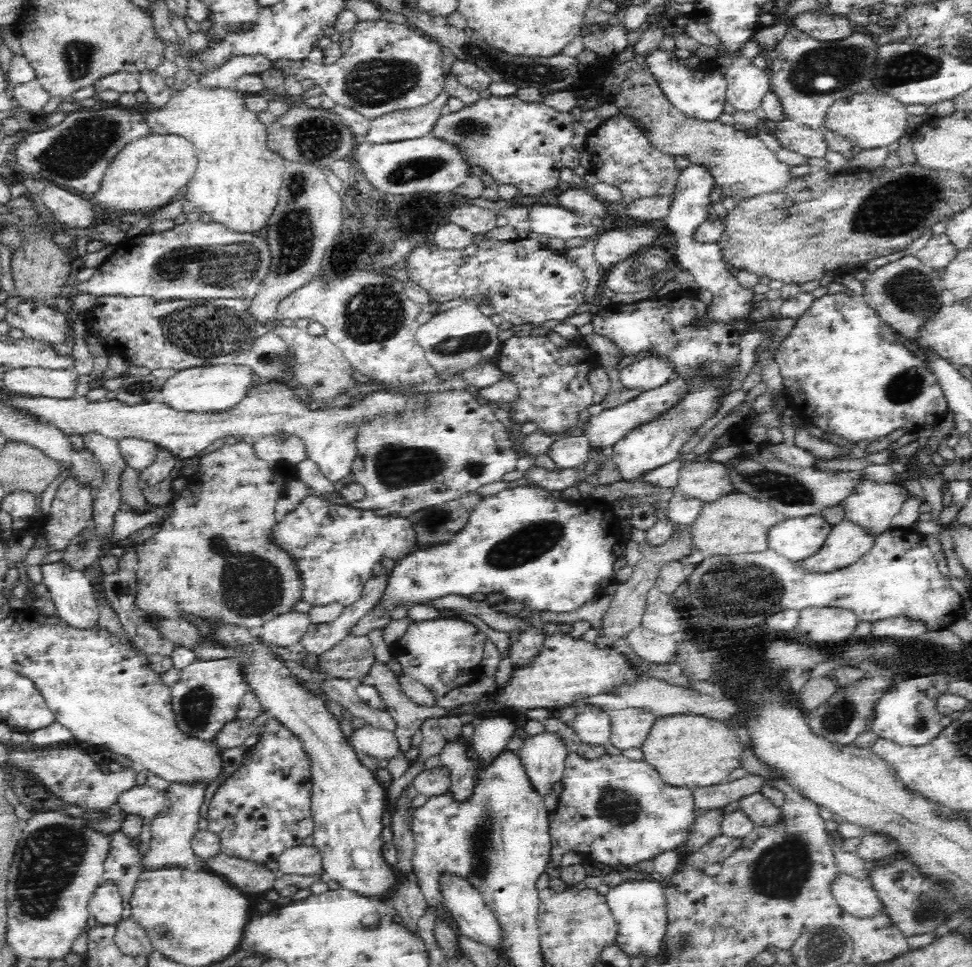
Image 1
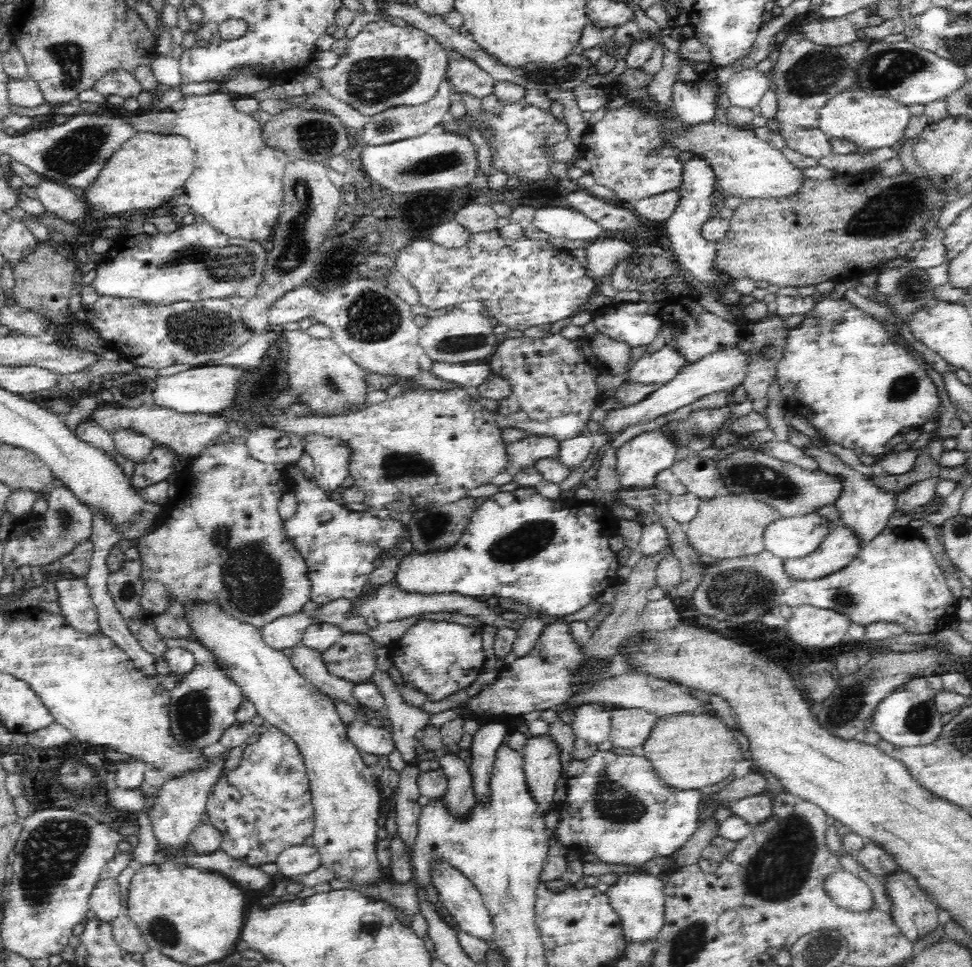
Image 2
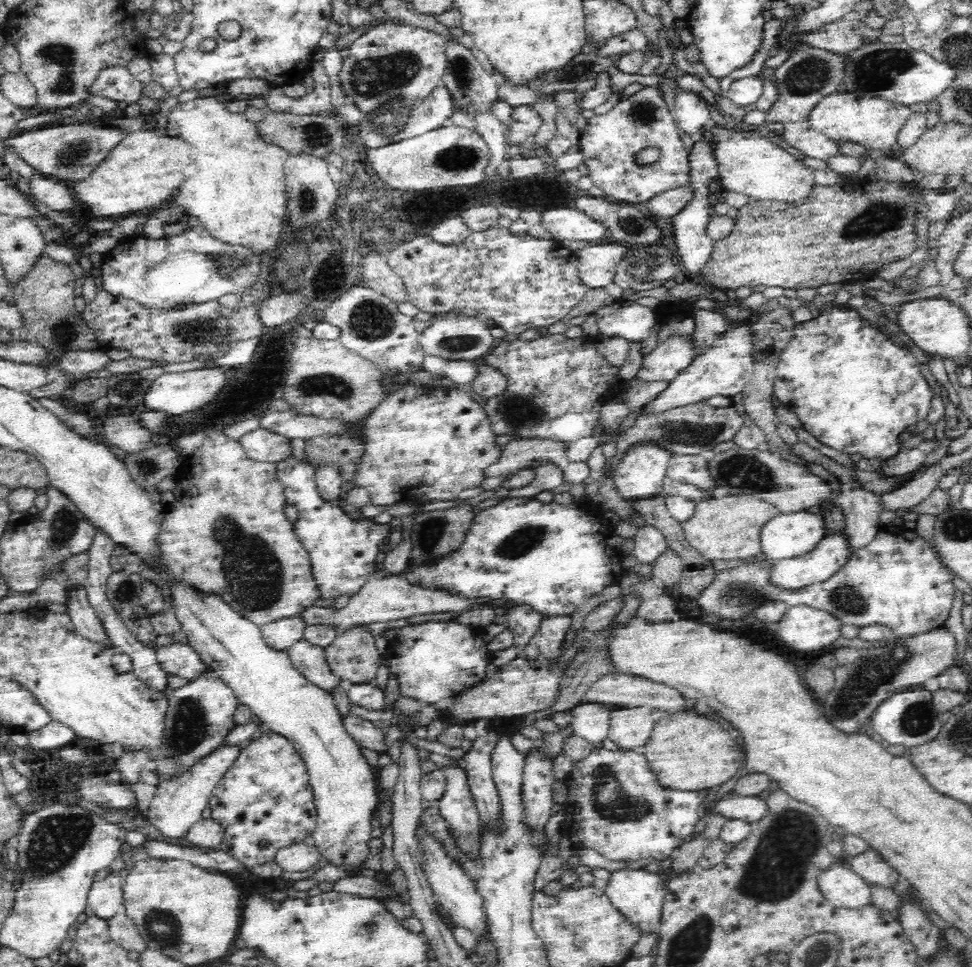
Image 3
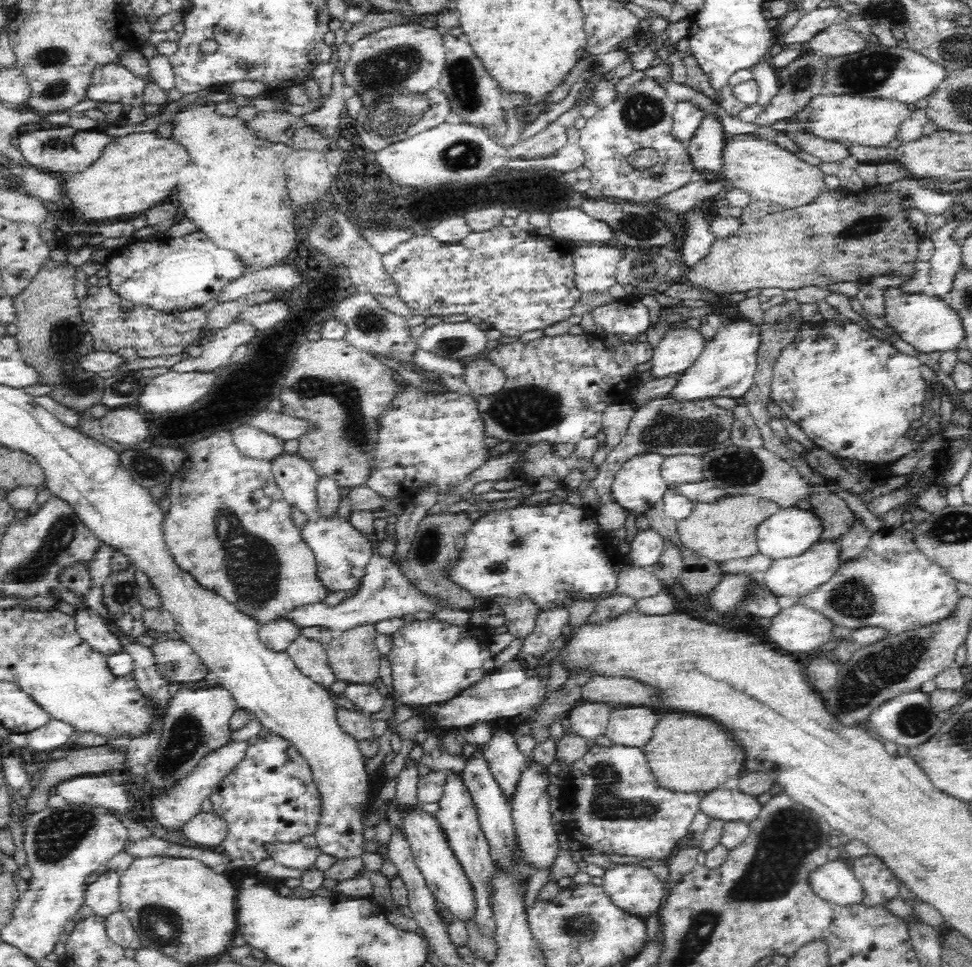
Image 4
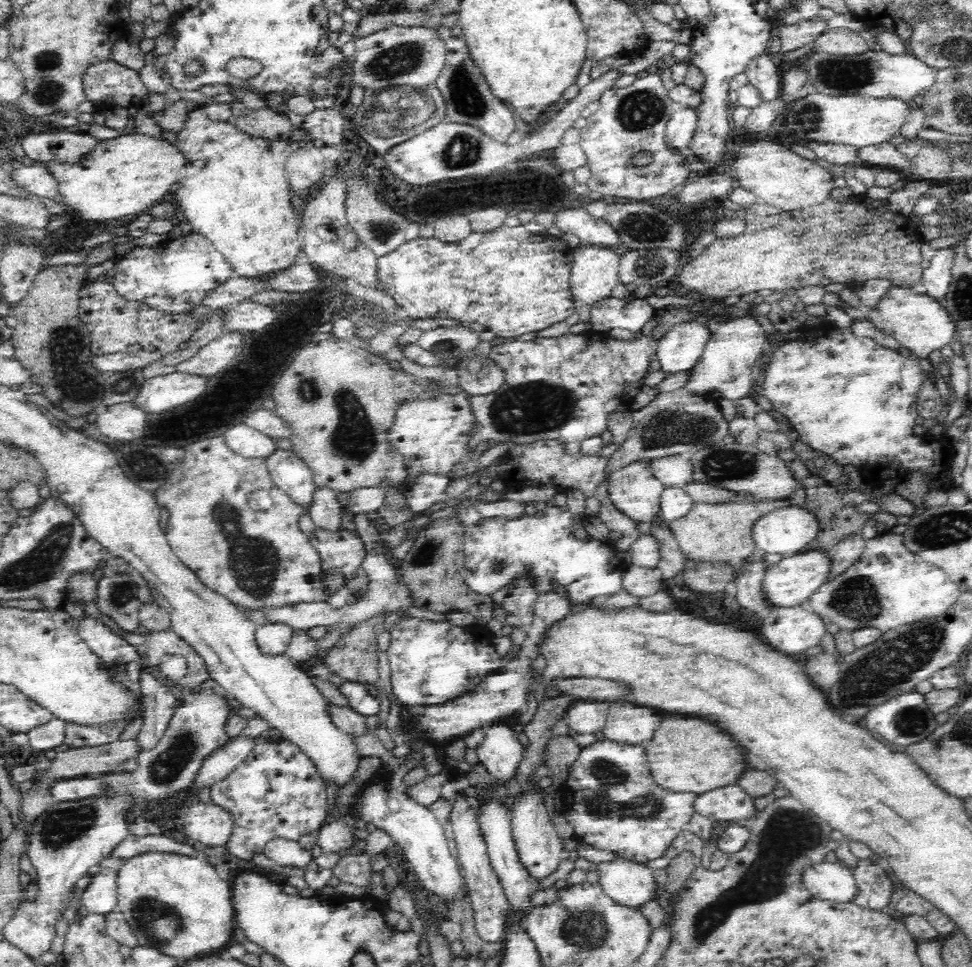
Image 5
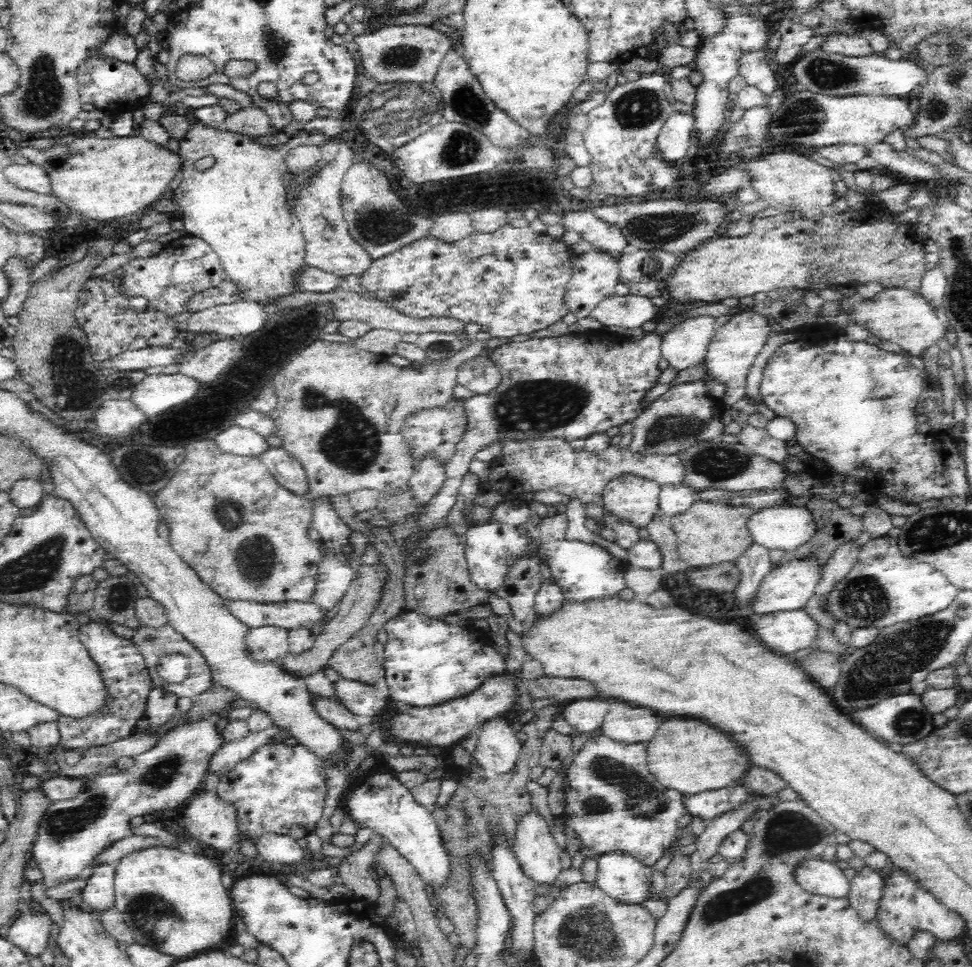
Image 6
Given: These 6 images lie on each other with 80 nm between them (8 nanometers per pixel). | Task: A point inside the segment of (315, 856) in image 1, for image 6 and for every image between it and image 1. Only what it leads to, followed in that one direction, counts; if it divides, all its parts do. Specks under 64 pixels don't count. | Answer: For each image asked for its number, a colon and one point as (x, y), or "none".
2: (295, 860)
3: (298, 857)
4: (294, 855)
5: (282, 852)
6: (273, 847)

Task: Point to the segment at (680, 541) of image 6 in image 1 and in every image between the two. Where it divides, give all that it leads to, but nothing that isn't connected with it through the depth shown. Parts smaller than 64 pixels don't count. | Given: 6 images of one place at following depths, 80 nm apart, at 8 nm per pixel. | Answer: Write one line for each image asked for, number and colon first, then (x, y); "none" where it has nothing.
1: (736, 523)
2: (732, 526)
3: (728, 528)
4: (725, 530)
5: (709, 532)

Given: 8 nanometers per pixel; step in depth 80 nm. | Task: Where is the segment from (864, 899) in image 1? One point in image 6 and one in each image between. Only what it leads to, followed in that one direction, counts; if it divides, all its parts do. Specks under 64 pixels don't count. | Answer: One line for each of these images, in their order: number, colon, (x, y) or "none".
2: (849, 892)
3: (840, 886)
4: (834, 882)
5: (833, 881)
6: (824, 878)

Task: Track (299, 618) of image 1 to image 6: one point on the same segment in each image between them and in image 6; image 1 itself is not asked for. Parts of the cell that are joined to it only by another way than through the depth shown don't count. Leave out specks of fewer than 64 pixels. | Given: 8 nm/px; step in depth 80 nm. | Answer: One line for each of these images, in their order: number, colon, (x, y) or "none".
2: (286, 632)
3: (280, 635)
4: (277, 635)
5: (272, 639)
6: (266, 643)

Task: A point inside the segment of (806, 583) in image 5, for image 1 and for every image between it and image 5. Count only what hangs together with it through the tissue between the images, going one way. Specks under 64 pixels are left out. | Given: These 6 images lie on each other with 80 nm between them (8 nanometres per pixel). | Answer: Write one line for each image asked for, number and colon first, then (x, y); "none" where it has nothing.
1: (845, 543)
2: (840, 545)
3: (817, 565)
4: (795, 577)

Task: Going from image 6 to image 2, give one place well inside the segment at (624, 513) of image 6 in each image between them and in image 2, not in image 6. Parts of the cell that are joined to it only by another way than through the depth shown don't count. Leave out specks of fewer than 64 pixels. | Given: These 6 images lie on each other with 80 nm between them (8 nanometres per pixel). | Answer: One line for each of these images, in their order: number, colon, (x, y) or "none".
2: (640, 461)
3: (640, 476)
4: (638, 486)
5: (632, 489)

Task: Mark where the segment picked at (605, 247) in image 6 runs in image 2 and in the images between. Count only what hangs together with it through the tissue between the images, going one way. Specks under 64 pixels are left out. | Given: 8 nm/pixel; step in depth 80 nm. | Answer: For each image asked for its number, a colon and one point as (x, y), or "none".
2: (560, 221)
3: (567, 222)
4: (573, 224)
5: (597, 232)

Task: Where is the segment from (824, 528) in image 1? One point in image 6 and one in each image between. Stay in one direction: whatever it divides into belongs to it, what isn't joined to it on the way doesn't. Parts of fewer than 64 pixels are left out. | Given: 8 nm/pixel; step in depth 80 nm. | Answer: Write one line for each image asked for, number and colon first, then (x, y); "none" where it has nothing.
2: (794, 537)
3: (788, 535)
4: (787, 533)
5: (785, 531)
6: (778, 527)

